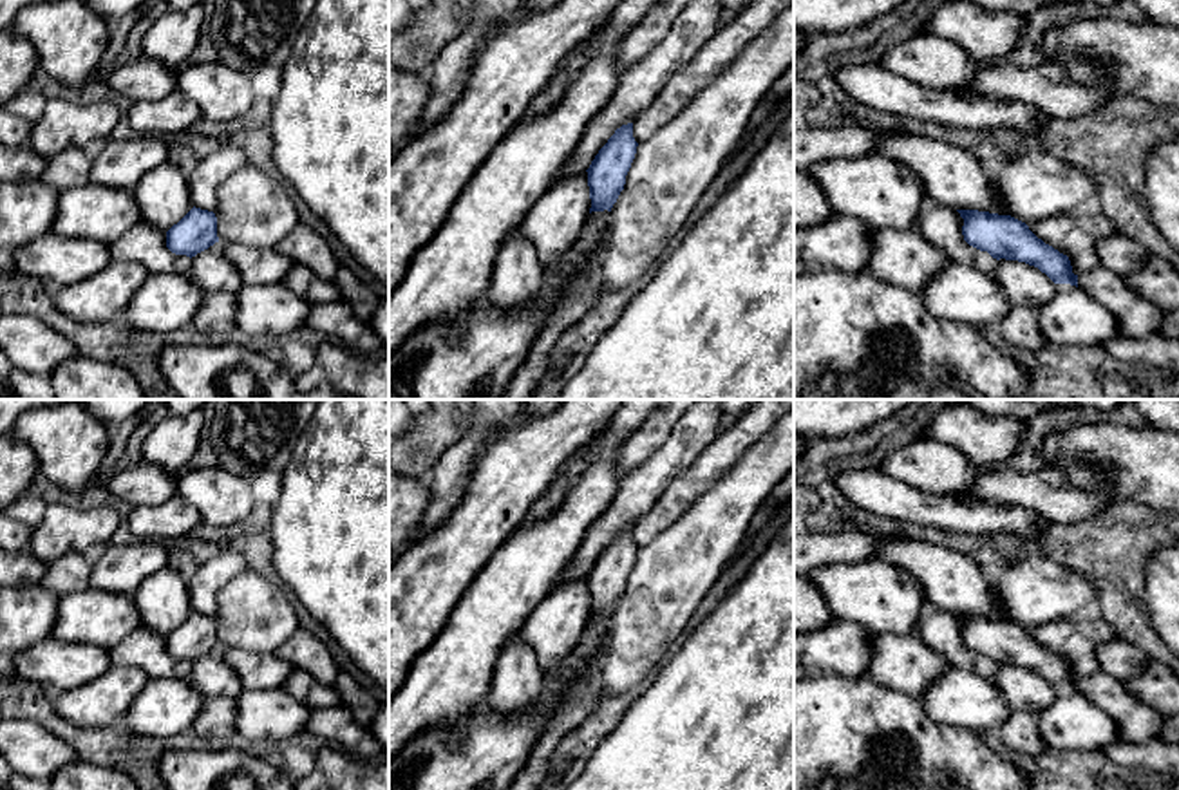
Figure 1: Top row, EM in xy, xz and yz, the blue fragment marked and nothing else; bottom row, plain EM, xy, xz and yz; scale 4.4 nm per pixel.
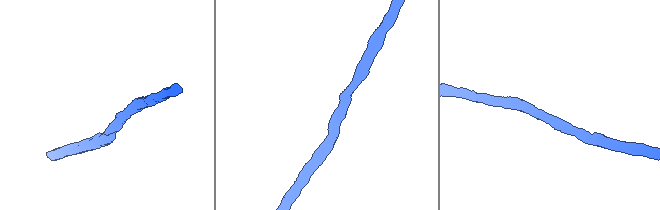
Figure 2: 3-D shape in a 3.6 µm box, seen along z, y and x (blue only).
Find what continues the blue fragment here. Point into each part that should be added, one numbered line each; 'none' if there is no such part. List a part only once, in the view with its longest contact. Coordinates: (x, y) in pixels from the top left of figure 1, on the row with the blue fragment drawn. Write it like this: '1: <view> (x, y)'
none

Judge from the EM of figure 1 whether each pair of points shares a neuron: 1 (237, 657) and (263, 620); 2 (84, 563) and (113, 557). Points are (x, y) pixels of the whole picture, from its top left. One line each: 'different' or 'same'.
1: different
2: different

